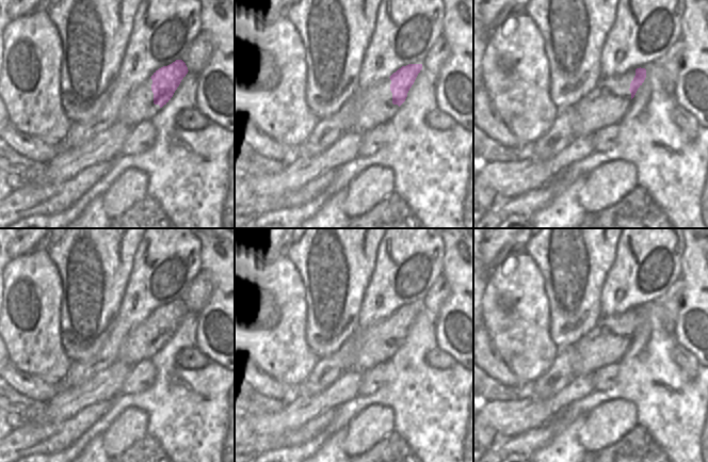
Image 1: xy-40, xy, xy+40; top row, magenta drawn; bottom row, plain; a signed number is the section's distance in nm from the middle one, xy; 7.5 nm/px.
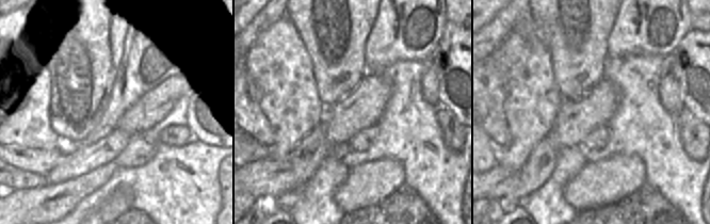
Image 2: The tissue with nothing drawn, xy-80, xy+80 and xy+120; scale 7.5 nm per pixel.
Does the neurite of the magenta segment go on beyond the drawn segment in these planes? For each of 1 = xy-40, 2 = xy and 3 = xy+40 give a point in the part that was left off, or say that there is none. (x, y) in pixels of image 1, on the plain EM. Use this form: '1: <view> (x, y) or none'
1: xy-40 (139, 346)
2: xy (374, 345)
3: xy+40 (607, 343)

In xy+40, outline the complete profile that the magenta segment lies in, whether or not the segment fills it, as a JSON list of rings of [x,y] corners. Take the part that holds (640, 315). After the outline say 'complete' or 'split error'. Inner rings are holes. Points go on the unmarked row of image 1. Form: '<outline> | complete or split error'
[[[641,306],[615,316],[601,316],[595,328],[574,346],[578,353],[574,375],[593,376],[605,366],[618,363],[645,317],[646,308]]] | split error

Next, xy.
[[[422,303],[402,305],[388,318],[356,333],[356,355],[352,369],[366,371],[388,361],[405,340]]] | split error

